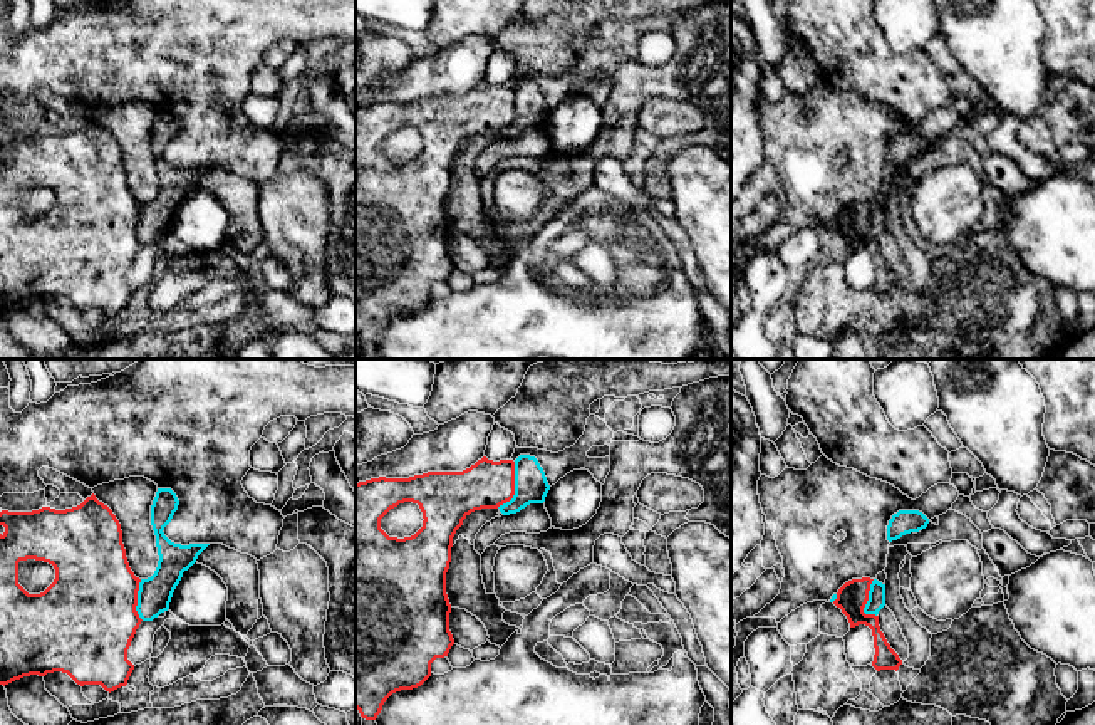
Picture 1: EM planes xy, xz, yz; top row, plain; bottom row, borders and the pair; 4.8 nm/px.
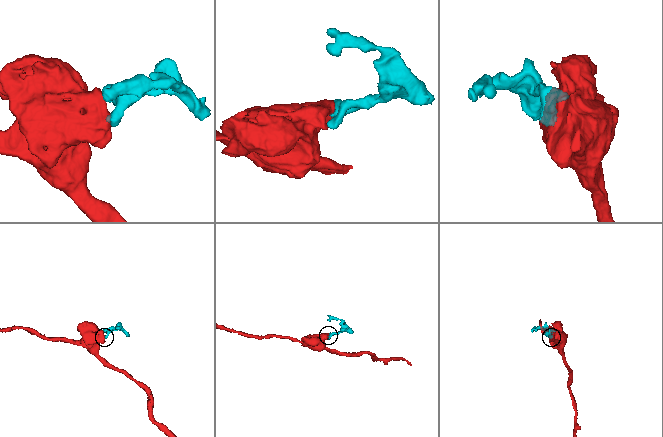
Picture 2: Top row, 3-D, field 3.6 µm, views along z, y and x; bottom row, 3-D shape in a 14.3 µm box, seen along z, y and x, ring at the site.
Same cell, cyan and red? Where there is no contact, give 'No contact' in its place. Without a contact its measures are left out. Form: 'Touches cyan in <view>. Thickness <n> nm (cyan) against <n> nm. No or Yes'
Touches cyan in xz. Thickness 160 nm (cyan) against 240 nm. No

